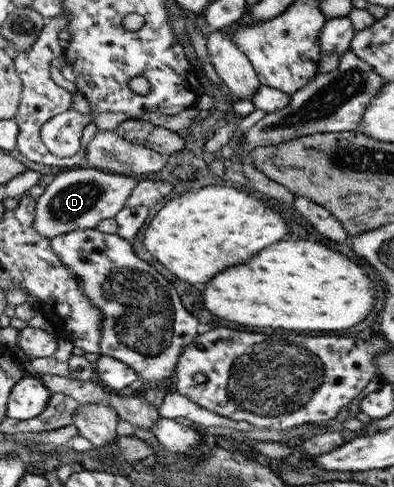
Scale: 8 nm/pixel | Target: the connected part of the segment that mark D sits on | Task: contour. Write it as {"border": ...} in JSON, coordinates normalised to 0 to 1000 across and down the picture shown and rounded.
{"border":[[[221,343],[170,345],[91,407],[84,466],[124,493],[188,470],[239,470],[251,452],[284,448],[312,425],[345,378],[350,370],[322,359]]]}

